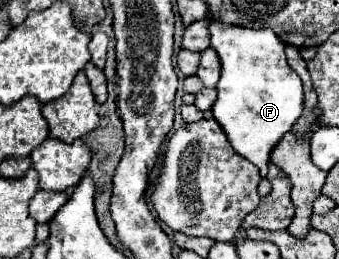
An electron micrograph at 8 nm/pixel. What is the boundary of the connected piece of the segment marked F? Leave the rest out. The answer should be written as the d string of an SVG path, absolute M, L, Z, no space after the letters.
M209 21L211 47L221 59L217 101L211 111L225 131L237 155L251 161L267 175L267 163L275 145L297 123L303 111L303 87L299 75L289 67L285 43L271 29L245 29Z

